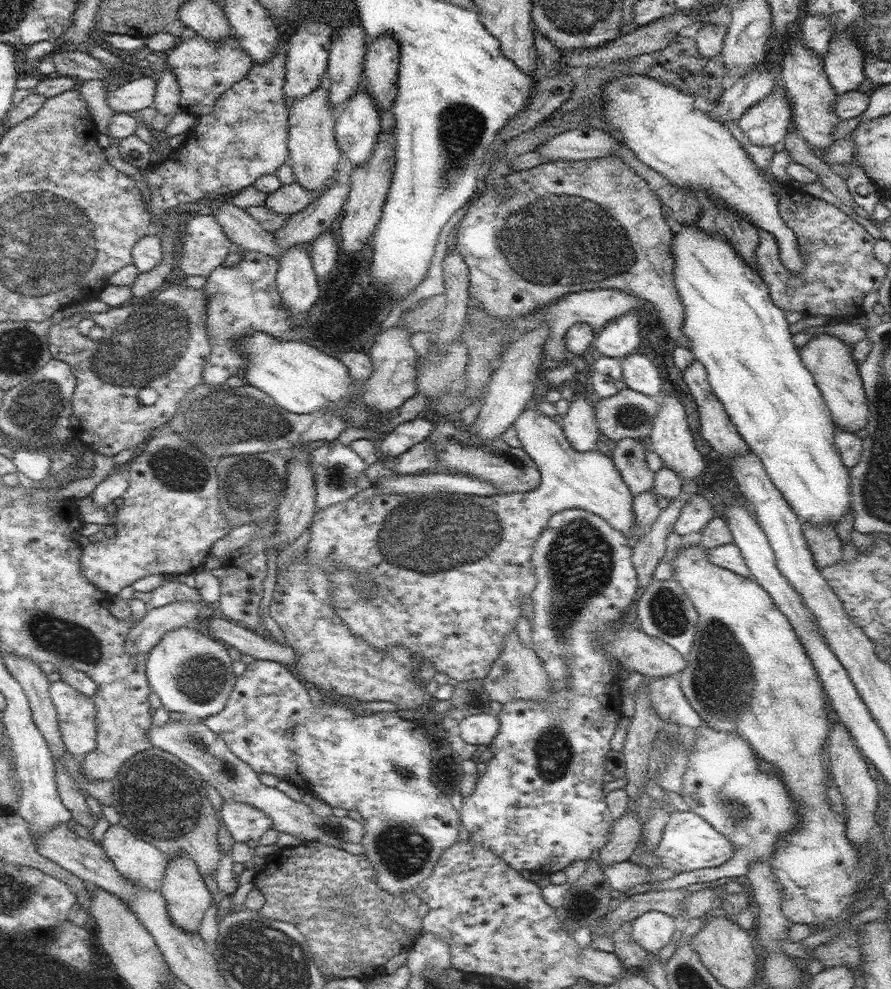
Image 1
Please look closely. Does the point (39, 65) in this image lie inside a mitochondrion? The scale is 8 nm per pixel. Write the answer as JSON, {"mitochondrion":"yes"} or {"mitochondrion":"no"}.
{"mitochondrion":"no"}

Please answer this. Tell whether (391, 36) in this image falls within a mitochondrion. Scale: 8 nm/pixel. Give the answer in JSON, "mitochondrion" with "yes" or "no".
{"mitochondrion":"no"}

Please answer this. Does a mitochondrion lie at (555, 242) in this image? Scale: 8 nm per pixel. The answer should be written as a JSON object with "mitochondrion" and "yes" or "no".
{"mitochondrion":"yes"}

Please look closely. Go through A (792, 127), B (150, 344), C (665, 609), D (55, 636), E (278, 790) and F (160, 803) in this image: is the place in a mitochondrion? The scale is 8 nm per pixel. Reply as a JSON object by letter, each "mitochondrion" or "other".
{"A":"other","B":"mitochondrion","C":"mitochondrion","D":"mitochondrion","E":"other","F":"mitochondrion"}

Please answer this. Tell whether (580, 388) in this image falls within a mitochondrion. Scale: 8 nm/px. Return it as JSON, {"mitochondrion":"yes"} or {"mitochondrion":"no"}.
{"mitochondrion":"no"}

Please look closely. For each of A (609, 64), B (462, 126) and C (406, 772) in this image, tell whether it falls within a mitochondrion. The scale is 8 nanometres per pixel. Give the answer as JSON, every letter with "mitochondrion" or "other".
{"A":"other","B":"mitochondrion","C":"mitochondrion"}

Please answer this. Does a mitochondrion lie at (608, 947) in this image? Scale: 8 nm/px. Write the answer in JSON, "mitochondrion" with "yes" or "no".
{"mitochondrion":"no"}

